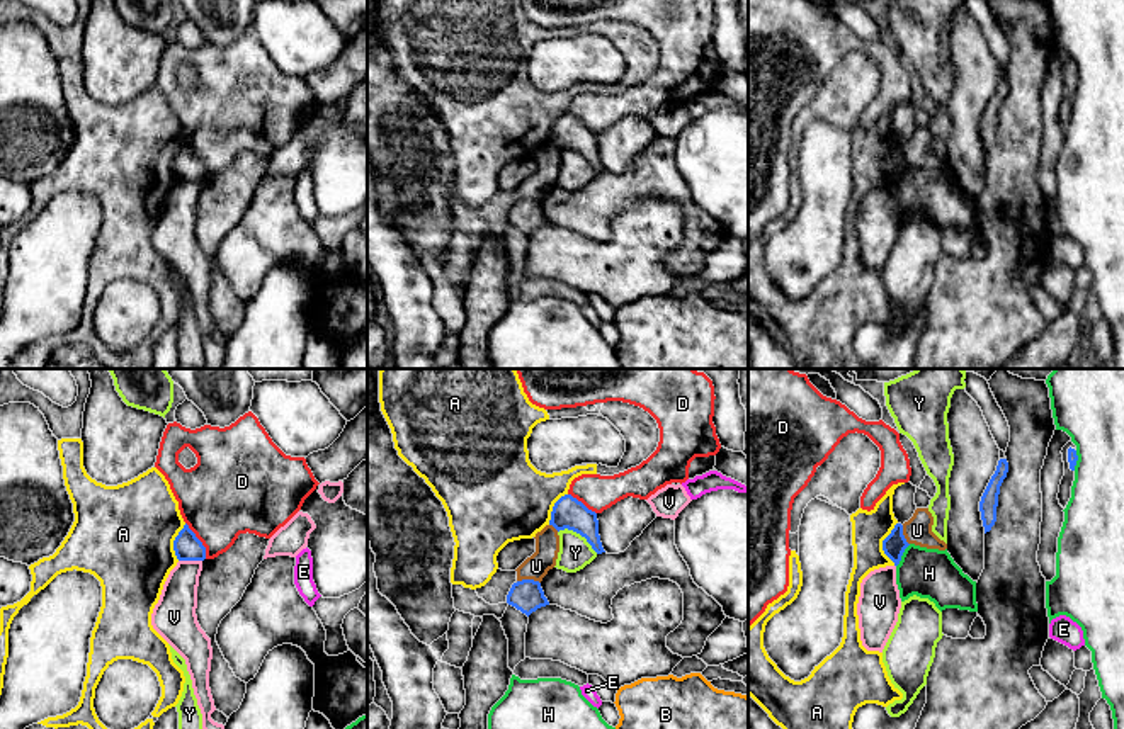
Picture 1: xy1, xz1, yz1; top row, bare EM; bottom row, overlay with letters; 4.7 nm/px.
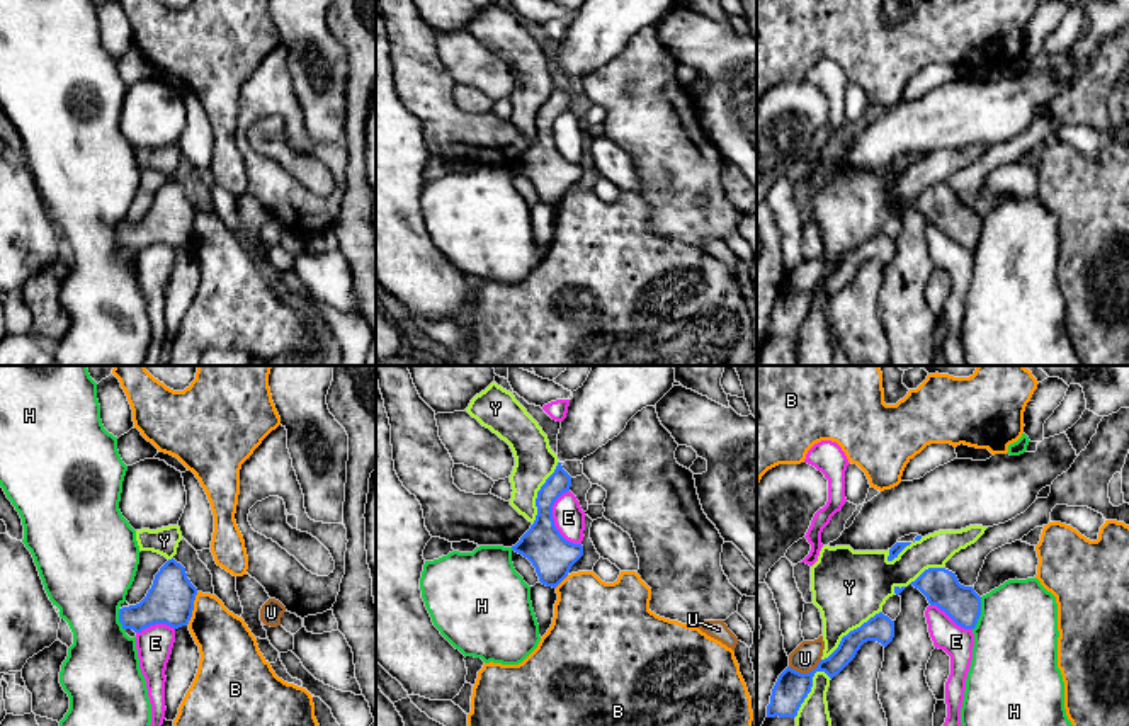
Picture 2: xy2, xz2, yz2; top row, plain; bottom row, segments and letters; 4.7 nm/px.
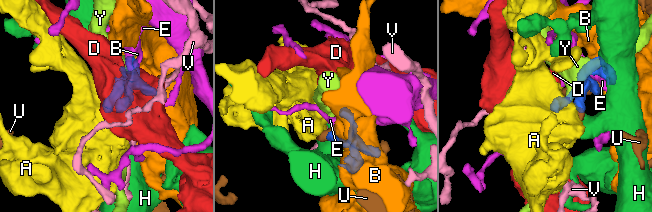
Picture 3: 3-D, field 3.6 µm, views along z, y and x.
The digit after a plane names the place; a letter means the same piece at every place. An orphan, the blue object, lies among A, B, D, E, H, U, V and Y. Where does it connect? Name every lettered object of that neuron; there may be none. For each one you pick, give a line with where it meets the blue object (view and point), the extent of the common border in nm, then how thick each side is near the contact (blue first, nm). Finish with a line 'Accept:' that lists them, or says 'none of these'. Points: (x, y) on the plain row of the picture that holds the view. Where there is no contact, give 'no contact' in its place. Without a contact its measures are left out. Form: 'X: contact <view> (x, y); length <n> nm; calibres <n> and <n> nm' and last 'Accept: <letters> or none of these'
Accept: none of these

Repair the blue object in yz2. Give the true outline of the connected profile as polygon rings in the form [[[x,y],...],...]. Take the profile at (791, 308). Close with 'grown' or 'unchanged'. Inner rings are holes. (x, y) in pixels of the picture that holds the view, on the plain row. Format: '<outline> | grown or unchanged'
[[[879,231],[860,247],[843,255],[838,267],[828,277],[821,279],[813,291],[799,292],[787,286],[772,308],[767,337],[796,337],[801,323],[811,311],[816,291],[825,291],[833,298],[855,277],[864,262],[877,260],[886,267],[893,257],[894,240]]] | unchanged

